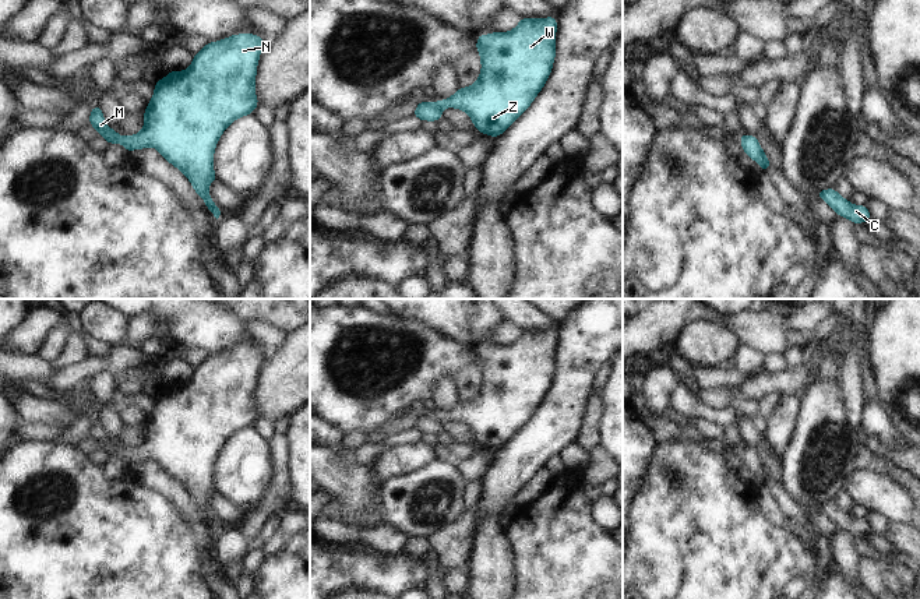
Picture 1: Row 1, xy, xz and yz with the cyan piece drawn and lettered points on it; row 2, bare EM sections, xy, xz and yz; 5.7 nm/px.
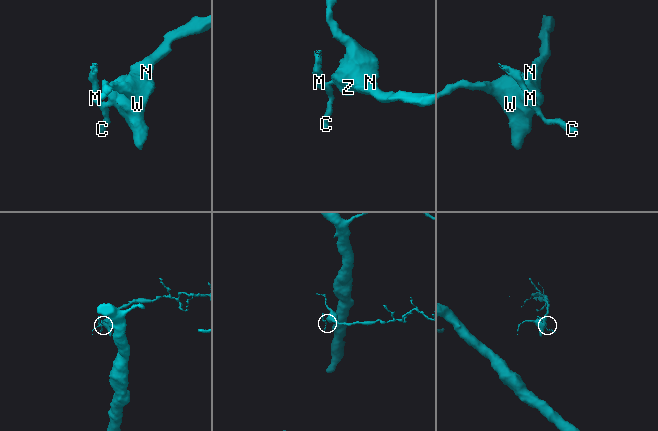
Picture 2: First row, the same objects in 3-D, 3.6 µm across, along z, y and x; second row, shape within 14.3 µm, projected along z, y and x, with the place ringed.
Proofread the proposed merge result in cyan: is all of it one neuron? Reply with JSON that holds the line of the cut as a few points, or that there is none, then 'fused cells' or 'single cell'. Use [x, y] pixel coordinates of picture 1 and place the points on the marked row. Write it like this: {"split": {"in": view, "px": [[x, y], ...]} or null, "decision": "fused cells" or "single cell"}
{"split": {"in": "xz", "px": [[433, 104], [440, 109]]}, "decision": "fused cells"}

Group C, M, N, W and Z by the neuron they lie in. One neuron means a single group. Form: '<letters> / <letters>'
C M / N W Z

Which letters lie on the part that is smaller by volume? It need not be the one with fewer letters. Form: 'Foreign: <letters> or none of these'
Foreign: C, M

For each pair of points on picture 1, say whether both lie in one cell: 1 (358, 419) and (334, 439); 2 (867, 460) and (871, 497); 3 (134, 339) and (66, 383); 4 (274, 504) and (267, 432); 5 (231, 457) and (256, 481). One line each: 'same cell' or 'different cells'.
1: different cells
2: different cells
3: different cells
4: different cells
5: same cell

